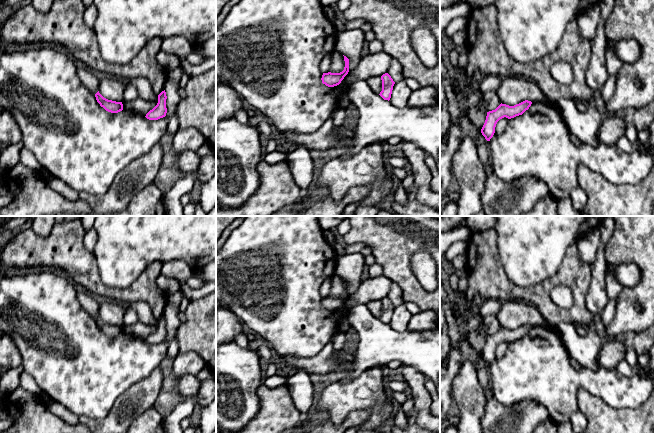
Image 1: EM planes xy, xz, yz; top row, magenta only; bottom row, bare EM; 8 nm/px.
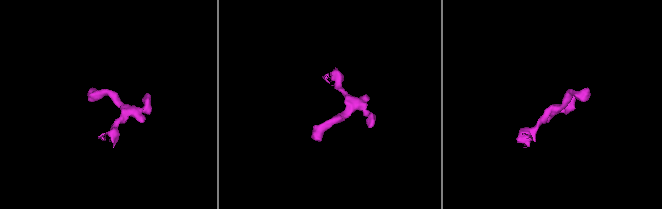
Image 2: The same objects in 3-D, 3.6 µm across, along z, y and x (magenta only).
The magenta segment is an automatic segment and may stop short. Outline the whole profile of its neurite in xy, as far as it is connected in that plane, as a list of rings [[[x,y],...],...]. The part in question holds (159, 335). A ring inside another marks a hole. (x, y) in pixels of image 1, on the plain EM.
[[[164,314],[158,319],[157,329],[152,334],[150,334],[145,341],[149,344],[158,344],[165,341],[167,337],[166,323],[167,320]]]

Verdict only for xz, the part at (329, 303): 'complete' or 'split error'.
complete

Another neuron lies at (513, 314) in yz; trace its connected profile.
[[[521,300],[502,302],[500,311],[496,317],[500,326],[509,330],[514,330],[525,324],[532,327],[546,326],[557,329],[557,327],[552,326],[542,317],[534,305]]]

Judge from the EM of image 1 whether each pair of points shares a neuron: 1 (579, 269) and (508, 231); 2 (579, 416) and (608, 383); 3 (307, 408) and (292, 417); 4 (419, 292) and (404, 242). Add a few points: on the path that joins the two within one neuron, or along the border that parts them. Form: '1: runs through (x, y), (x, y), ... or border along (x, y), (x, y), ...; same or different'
1: border along (575, 243), (567, 249), (559, 268), (547, 278); different
2: border along (578, 409), (568, 420); different
3: border along (289, 390), (294, 406), (304, 416); different
4: runs through (407, 280), (403, 276), (403, 254); same

